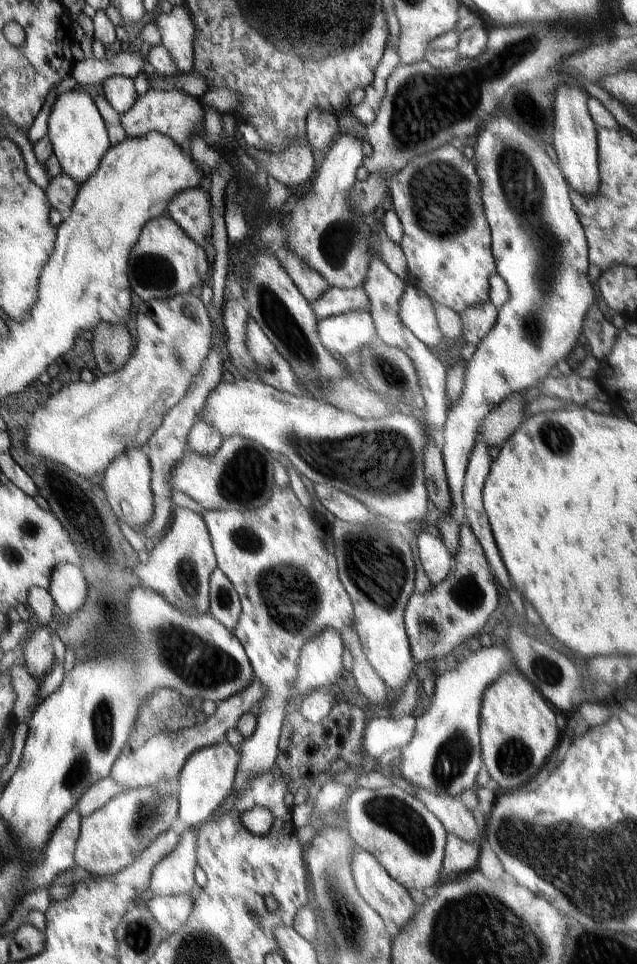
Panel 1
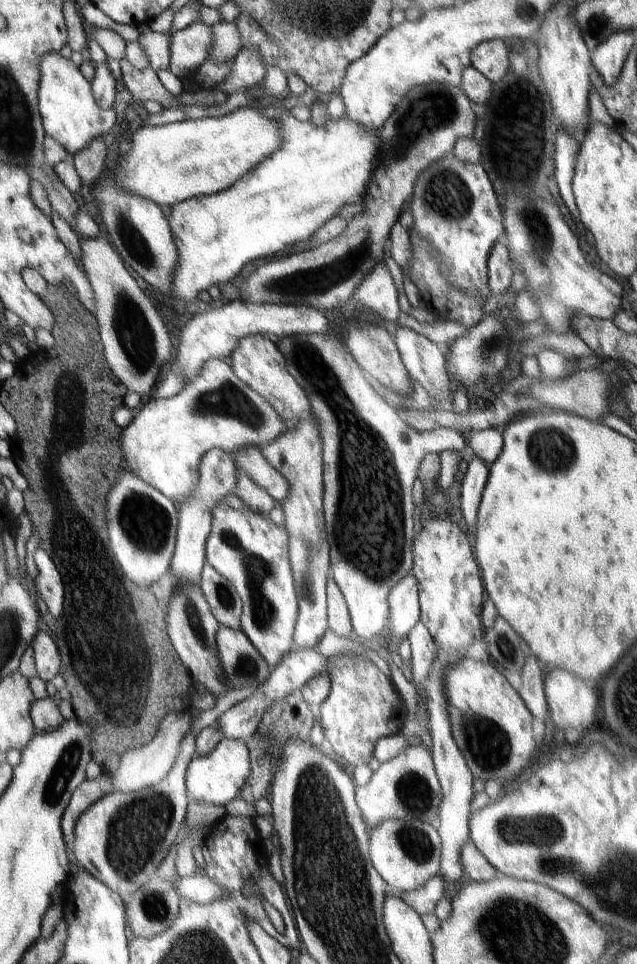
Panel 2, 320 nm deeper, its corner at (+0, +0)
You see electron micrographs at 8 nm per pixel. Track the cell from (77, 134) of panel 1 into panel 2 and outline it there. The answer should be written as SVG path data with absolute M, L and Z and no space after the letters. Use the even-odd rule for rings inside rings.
M59 52L44 54L40 58L40 86L38 107L45 135L76 155L94 138L105 137L112 129L120 112L115 108L100 108L92 95L91 83L80 73L72 60L67 60Z

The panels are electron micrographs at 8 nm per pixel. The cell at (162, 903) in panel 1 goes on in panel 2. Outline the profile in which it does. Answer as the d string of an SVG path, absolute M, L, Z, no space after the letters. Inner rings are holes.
M202 871L181 877L178 884L174 886L174 890L179 899L184 898L201 906L214 903L216 898L222 898L222 894L224 894L224 890Z

